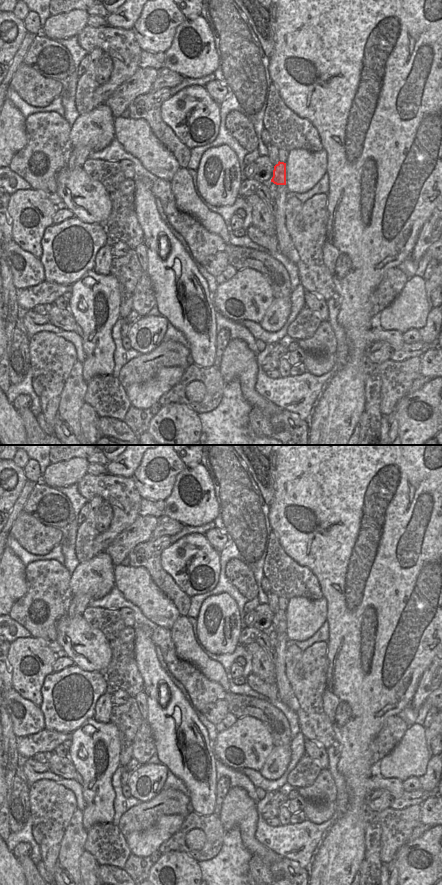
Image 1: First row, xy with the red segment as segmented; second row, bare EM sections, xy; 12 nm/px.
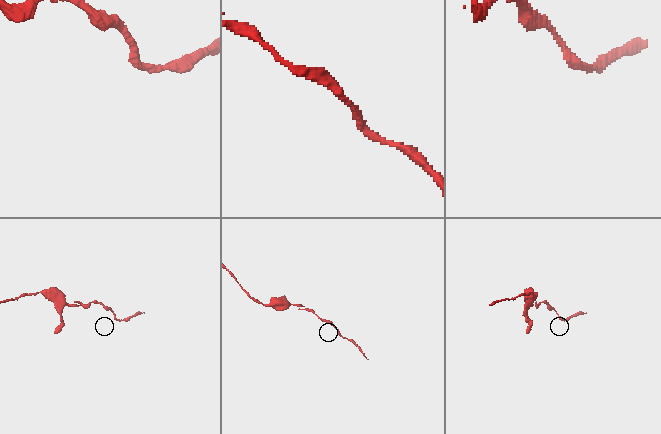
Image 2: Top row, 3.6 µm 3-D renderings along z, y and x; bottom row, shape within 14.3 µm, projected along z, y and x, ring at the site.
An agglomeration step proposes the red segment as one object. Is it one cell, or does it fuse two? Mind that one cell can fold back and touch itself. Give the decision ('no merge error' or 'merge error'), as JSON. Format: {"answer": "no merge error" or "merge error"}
{"answer": "no merge error"}

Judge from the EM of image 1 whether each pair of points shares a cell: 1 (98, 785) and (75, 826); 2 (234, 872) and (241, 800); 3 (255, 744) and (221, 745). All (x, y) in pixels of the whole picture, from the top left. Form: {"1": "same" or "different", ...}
{"1": "different", "2": "different", "3": "same"}

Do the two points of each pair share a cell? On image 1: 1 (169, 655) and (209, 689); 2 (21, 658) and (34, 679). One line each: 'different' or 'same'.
1: same
2: same

